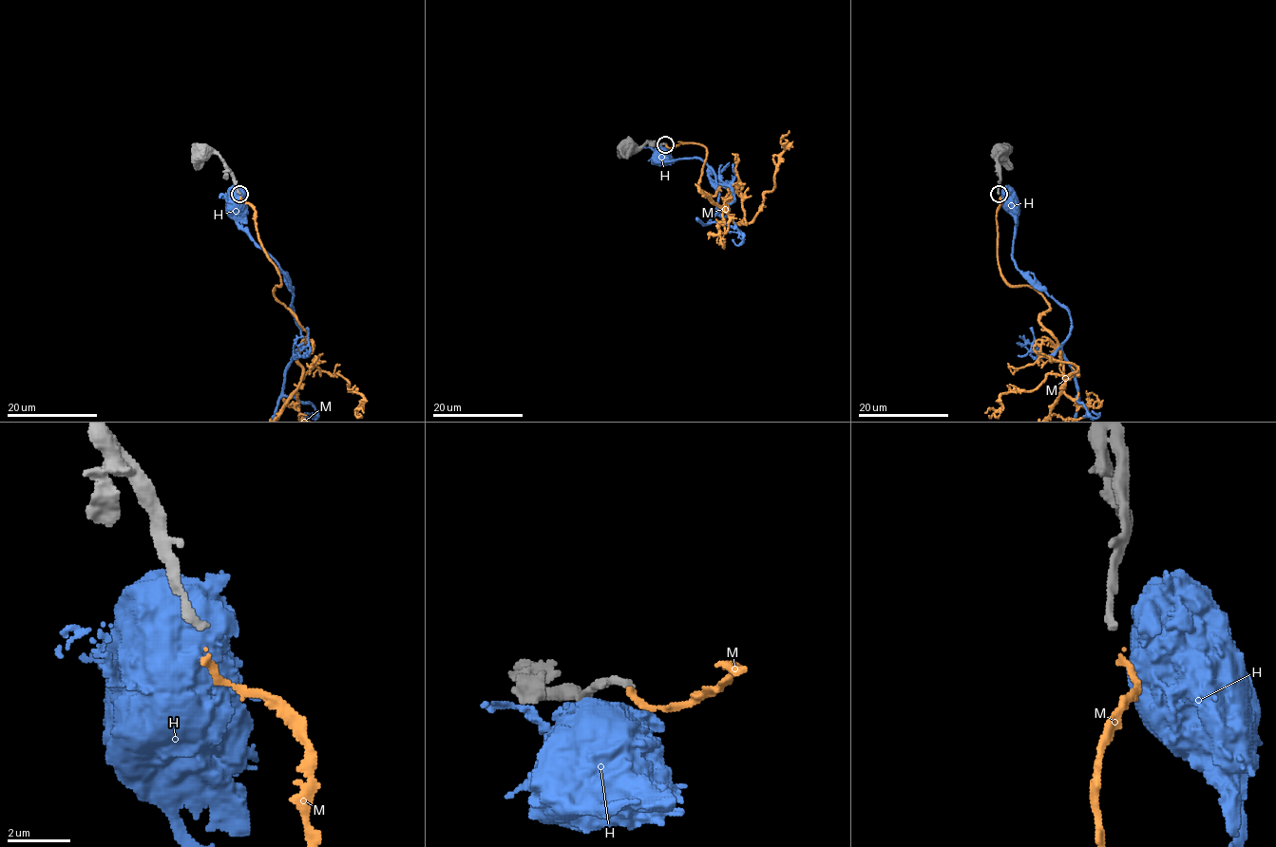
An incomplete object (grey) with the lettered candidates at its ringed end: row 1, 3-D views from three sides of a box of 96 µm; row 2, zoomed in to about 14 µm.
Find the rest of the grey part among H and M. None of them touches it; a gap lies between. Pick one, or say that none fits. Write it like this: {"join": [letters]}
{"join": ["M"]}

